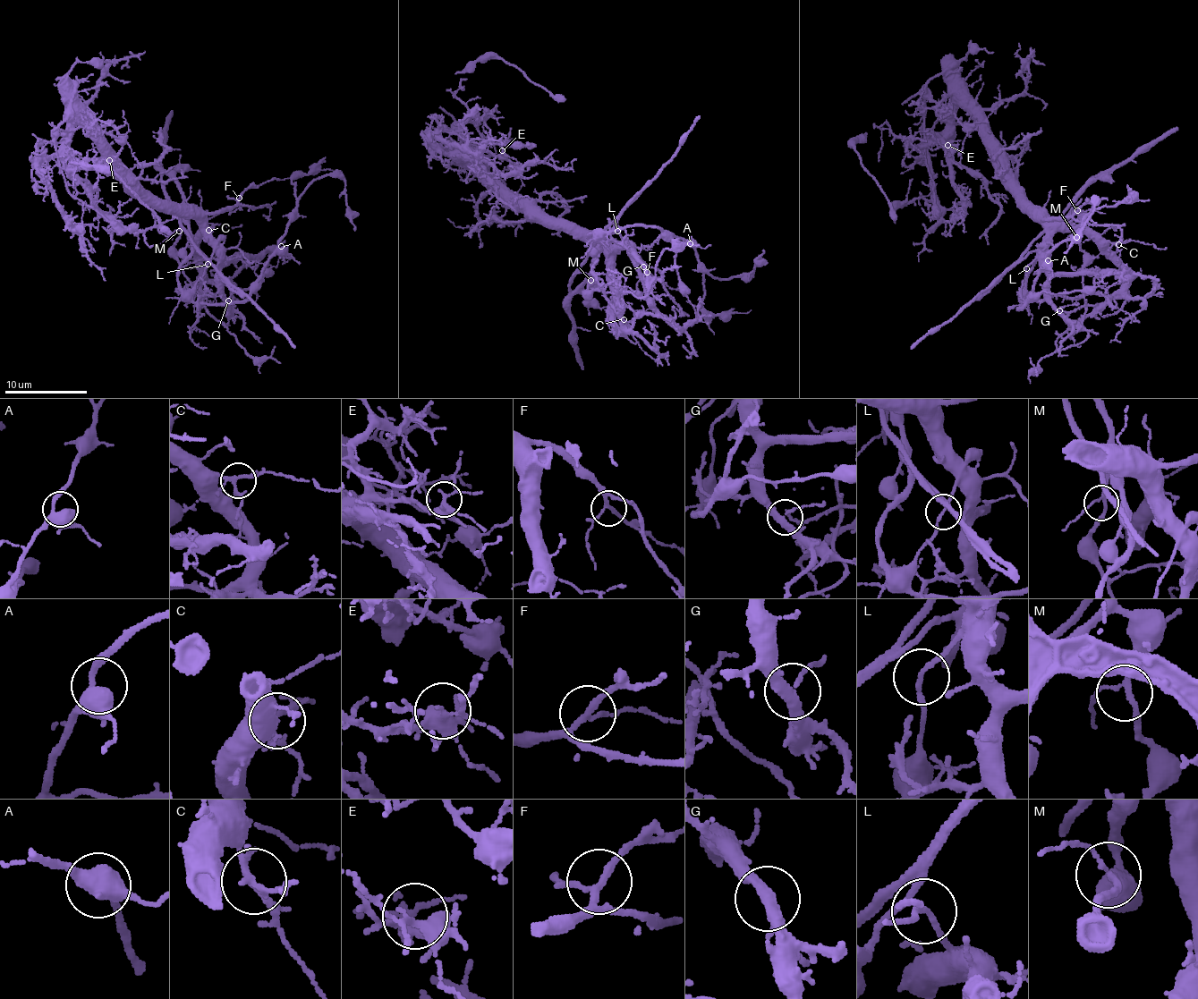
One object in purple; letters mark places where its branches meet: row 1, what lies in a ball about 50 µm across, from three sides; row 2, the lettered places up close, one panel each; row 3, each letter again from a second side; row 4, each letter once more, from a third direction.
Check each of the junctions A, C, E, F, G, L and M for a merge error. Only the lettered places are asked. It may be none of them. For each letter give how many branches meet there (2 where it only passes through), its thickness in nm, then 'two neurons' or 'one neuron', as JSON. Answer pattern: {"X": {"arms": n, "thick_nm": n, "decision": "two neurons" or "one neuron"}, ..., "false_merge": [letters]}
{"A": {"arms": 4, "thick_nm": 420, "decision": "one neuron"}, "C": {"arms": 4, "thick_nm": 190, "decision": "one neuron"}, "E": {"arms": 8, "thick_nm": 300, "decision": "one neuron"}, "F": {"arms": 4, "thick_nm": 190, "decision": "one neuron"}, "G": {"arms": 4, "thick_nm": 320, "decision": "one neuron"}, "L": {"arms": 3, "thick_nm": 120, "decision": "two neurons"}, "M": {"arms": 3, "thick_nm": 160, "decision": "one neuron"}, "false_merge": ["L"]}

